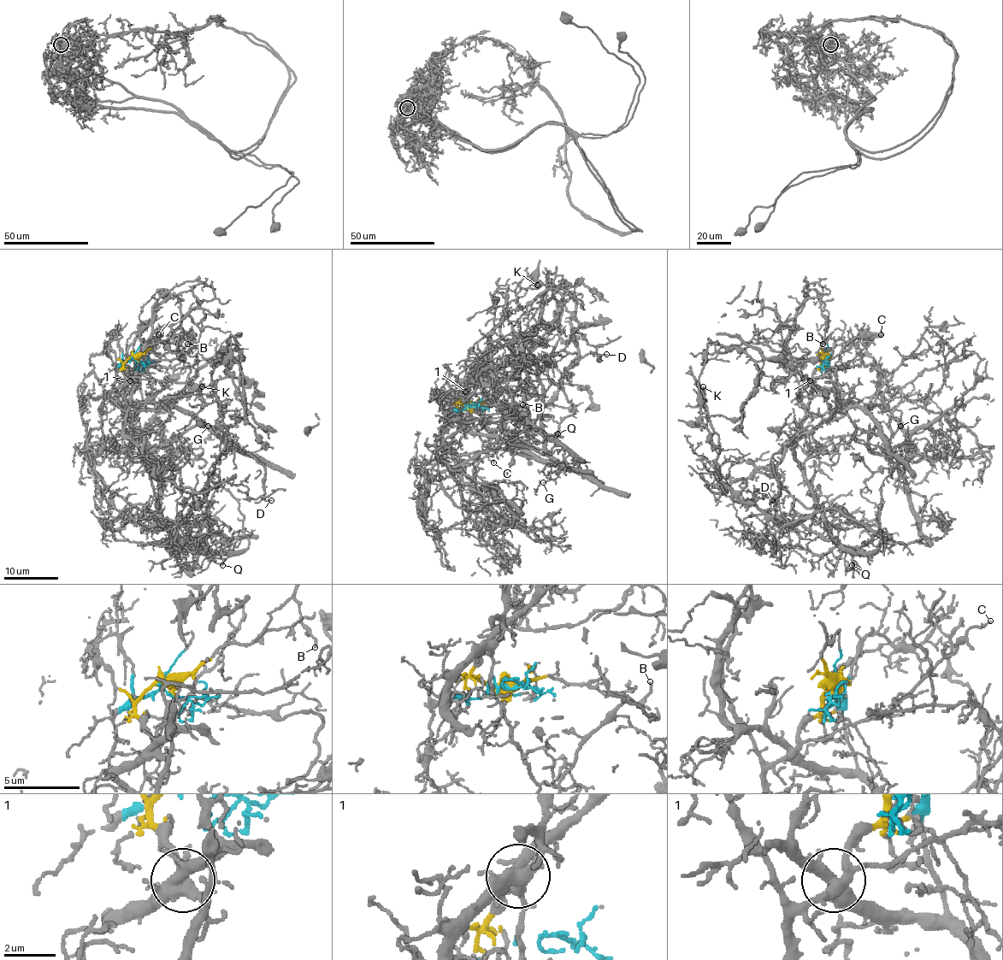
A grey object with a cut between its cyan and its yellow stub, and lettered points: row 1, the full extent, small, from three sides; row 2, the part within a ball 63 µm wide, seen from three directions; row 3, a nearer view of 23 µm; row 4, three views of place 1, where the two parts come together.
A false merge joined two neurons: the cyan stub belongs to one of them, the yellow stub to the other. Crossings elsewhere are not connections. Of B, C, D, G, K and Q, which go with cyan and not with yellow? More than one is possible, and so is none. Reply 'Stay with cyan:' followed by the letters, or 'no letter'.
Stay with cyan: D, G

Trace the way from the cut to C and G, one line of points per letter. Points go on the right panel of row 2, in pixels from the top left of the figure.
C: (825, 358), (813, 373), (814, 377), (844, 368), (876, 336), (881, 335)
G: (825, 359), (829, 362), (832, 384), (846, 400), (855, 403), (889, 439), (901, 426)

